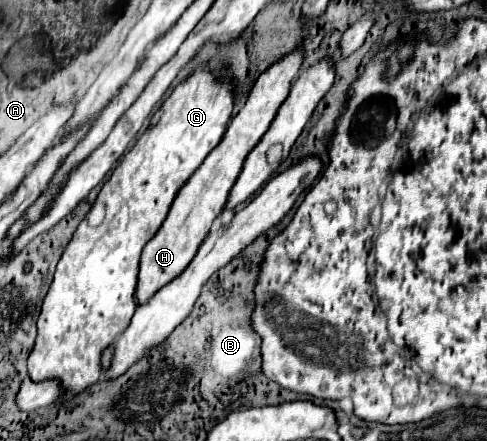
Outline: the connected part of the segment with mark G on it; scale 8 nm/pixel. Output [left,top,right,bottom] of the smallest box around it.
[28,70,234,400]

